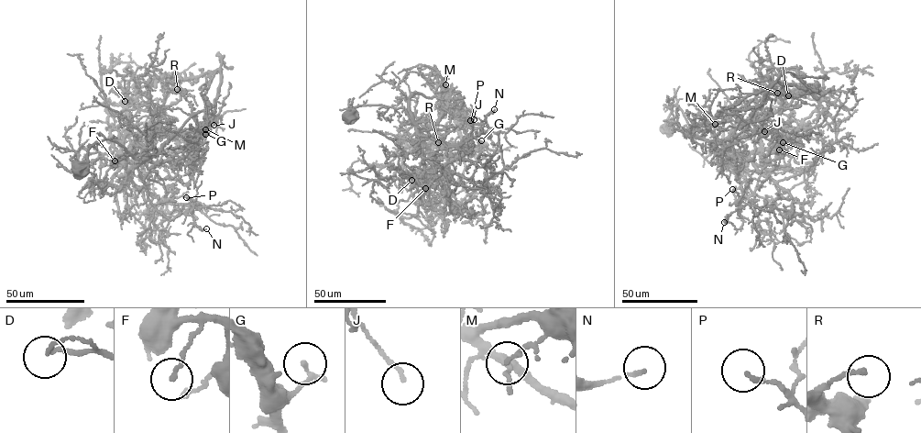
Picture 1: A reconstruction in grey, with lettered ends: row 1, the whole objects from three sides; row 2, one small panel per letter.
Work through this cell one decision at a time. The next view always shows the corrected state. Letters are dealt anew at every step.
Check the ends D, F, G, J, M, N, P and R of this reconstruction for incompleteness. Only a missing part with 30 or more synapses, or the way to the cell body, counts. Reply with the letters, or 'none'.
none

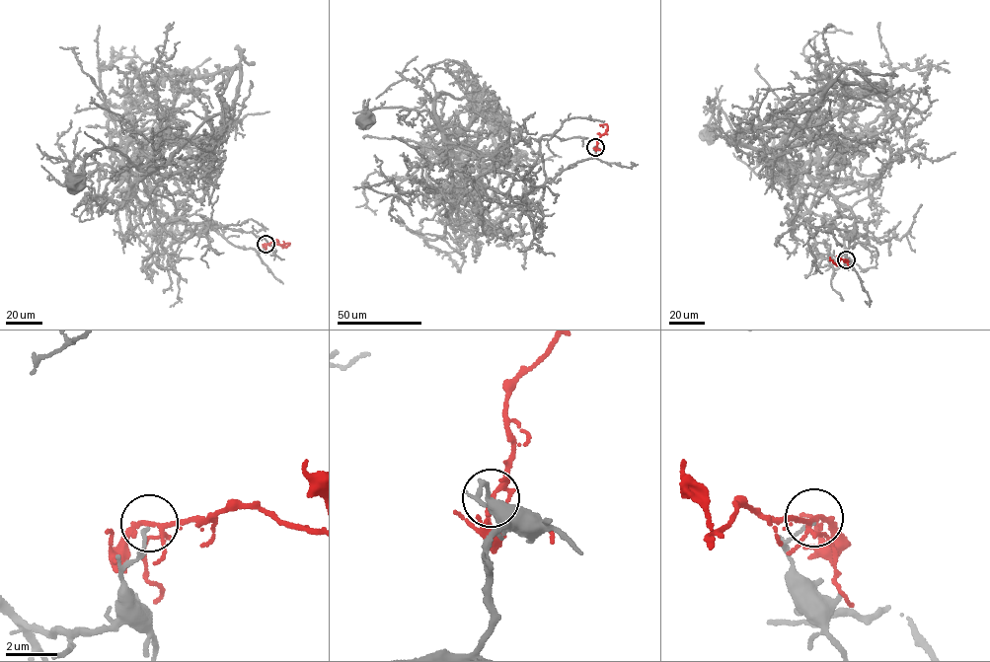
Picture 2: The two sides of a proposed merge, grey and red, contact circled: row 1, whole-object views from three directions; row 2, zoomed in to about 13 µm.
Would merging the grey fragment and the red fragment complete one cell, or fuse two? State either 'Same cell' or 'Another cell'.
Same cell

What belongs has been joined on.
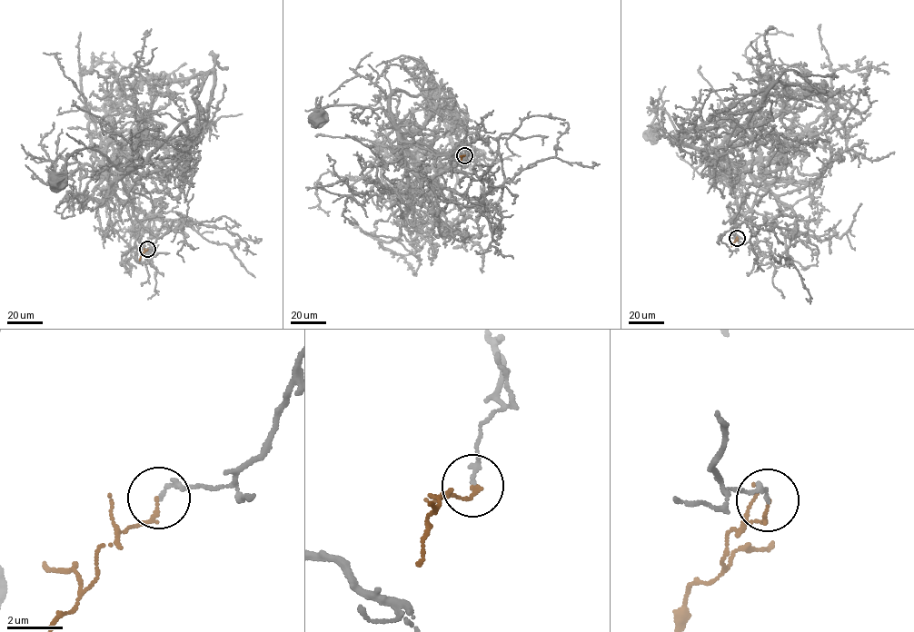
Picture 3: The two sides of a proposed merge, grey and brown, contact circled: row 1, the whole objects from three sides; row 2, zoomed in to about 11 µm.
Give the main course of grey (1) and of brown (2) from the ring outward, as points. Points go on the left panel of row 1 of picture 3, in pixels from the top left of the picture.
1: (147, 249), (157, 237), (134, 215), (122, 179), (126, 174), (104, 155), (75, 150), (54, 185)
2: (147, 249), (139, 260)

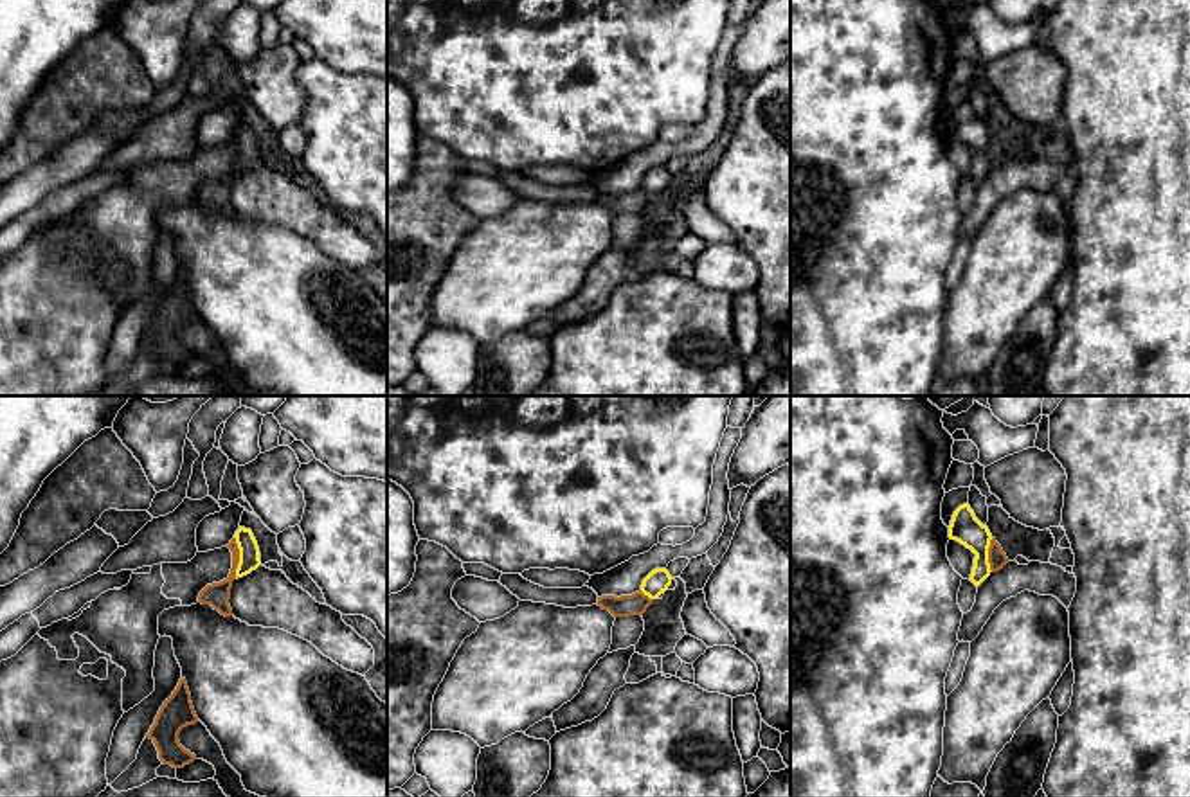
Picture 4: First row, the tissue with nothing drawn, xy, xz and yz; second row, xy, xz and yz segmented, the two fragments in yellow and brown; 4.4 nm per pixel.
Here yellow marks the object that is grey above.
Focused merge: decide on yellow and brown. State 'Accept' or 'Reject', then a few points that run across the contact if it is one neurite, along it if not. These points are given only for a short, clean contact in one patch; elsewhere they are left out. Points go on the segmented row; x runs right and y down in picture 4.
Reject. Line: xy (234, 537), (238, 549), (236, 578)

